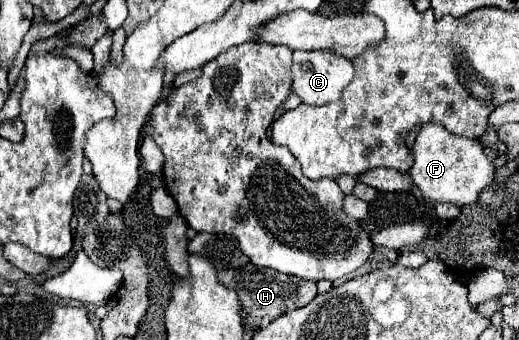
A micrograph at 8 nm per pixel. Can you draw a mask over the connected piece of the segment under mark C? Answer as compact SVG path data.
M293 52L293 92L301 98L303 104L323 106L341 98L341 92L353 78L353 64L343 56L335 56L331 52Z

